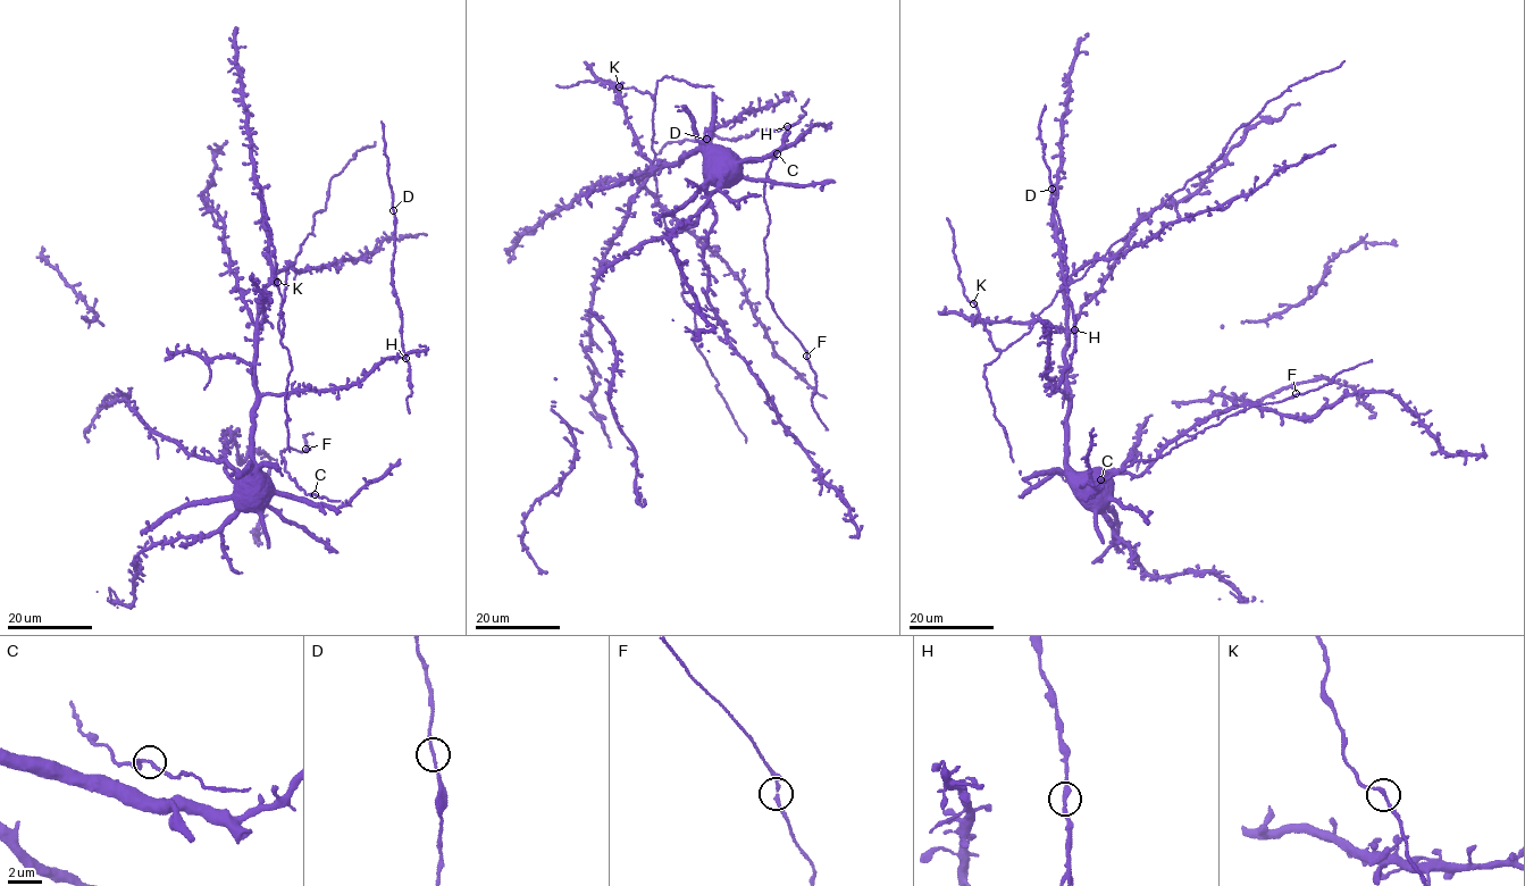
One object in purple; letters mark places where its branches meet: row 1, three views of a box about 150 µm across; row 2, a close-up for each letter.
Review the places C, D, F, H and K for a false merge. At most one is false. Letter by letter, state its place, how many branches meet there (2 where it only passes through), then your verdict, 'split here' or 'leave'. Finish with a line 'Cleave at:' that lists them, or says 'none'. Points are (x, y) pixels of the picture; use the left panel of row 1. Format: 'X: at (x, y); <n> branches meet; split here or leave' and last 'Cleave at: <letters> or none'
C: at (315, 494); 2 branches meet; leave
D: at (393, 210); 2 branches meet; leave
F: at (306, 449); 2 branches meet; leave
H: at (405, 358); 2 branches meet; leave
K: at (277, 282); 2 branches meet; leave
Cleave at: none

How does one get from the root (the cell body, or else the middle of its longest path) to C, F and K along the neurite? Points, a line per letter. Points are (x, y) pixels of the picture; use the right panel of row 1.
C: (1104, 473), (1106, 474), (1096, 487), (1102, 486), (1097, 490), (1096, 483), (1100, 479)
F: (1104, 473), (1097, 490), (1100, 479), (1136, 461), (1163, 458), (1229, 416), (1296, 394)
K: (1104, 473), (1075, 473), (1066, 461), (1065, 284), (1092, 264), (1003, 350), (973, 303)

